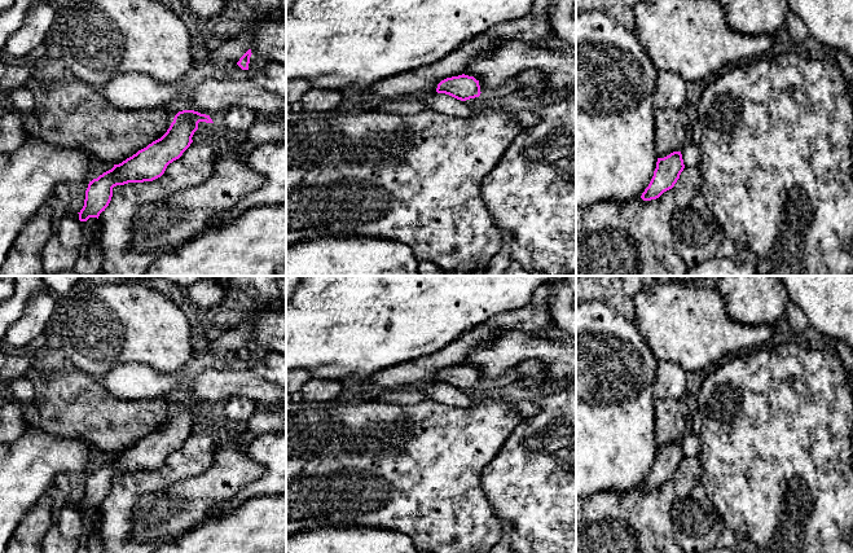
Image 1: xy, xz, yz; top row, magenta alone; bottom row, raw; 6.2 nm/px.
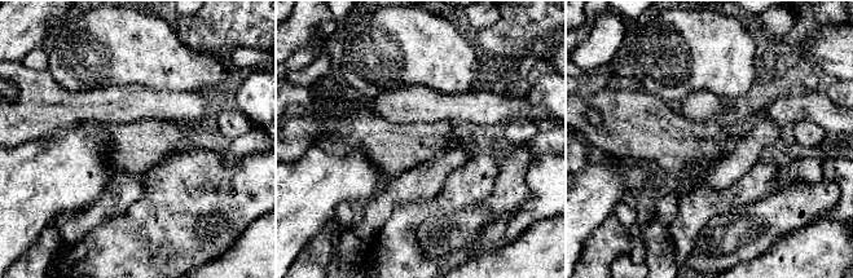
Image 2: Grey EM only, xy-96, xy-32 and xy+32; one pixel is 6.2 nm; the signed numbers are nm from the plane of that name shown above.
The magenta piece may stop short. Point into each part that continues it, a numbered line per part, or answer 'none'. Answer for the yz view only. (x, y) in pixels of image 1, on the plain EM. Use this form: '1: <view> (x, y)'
none

